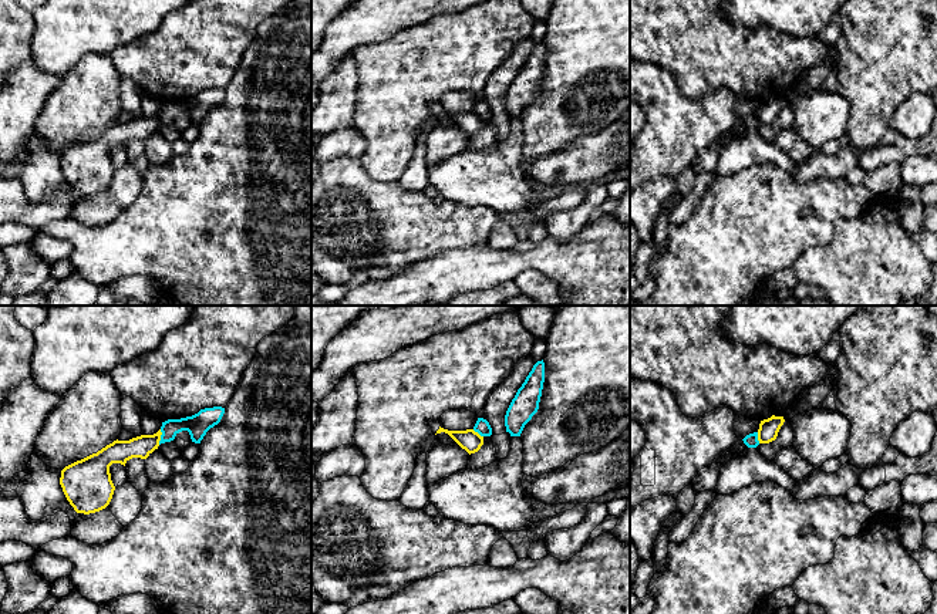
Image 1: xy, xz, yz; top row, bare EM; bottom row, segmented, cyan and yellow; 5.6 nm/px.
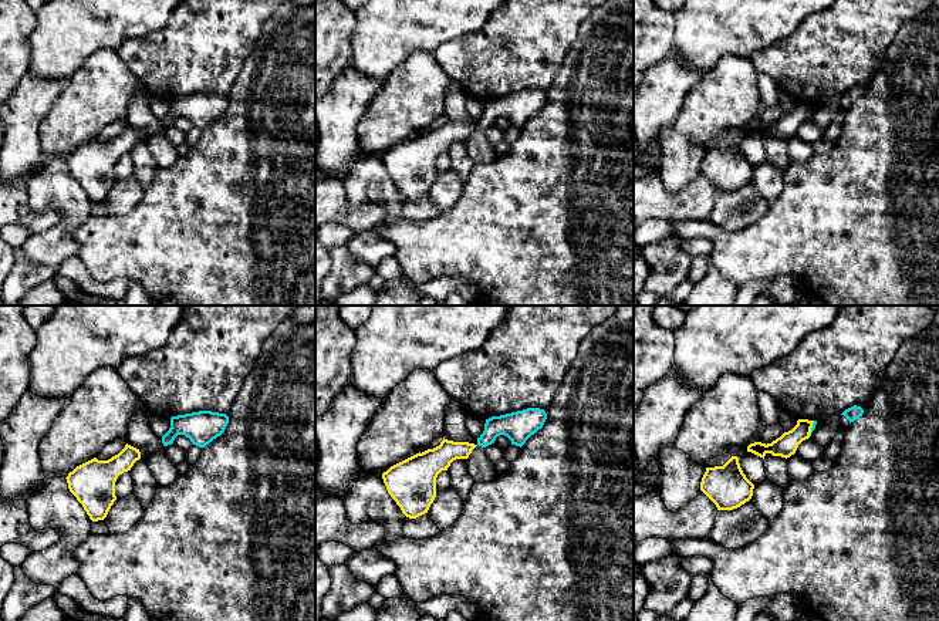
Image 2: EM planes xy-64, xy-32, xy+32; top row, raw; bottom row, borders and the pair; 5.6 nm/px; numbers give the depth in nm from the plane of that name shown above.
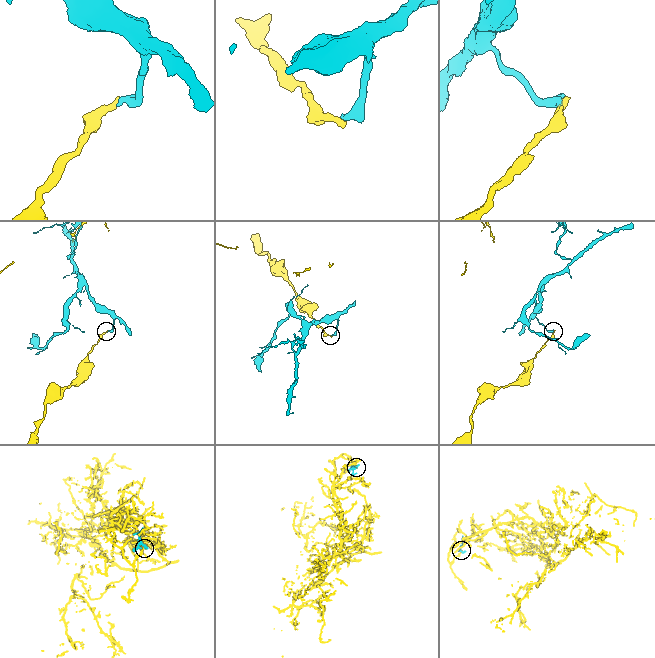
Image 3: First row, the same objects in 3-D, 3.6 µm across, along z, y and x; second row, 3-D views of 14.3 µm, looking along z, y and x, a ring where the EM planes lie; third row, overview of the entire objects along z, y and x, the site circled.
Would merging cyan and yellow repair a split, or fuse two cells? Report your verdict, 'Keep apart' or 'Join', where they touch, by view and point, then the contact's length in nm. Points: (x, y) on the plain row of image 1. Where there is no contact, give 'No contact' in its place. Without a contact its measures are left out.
Keep apart. Touches cyan at xy (161, 118). Shared border 90 nm

